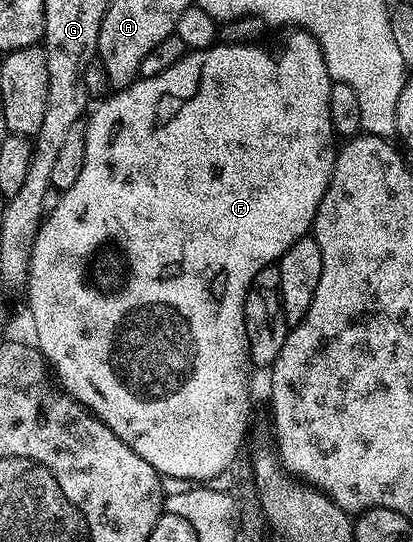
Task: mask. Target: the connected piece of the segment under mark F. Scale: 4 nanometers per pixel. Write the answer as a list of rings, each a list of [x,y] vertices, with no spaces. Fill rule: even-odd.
[[[298,28],[292,29],[288,34],[291,35],[276,50],[262,50],[259,46],[222,46],[222,44],[216,44],[209,47],[208,50],[190,51],[184,54],[180,62],[173,64],[173,68],[165,68],[165,72],[161,72],[157,76],[139,78],[130,86],[116,89],[110,96],[103,98],[96,105],[99,107],[96,110],[94,107],[86,119],[85,164],[81,168],[81,176],[77,176],[73,188],[64,190],[58,195],[59,203],[56,206],[54,203],[50,207],[49,213],[44,217],[43,225],[39,227],[37,232],[37,240],[33,244],[25,295],[27,294],[27,302],[31,305],[31,322],[35,325],[36,340],[34,339],[34,341],[37,343],[38,349],[42,350],[43,357],[47,359],[58,385],[76,402],[87,407],[96,418],[100,418],[130,450],[137,452],[137,456],[141,456],[141,460],[148,462],[162,477],[184,477],[205,484],[211,477],[217,476],[219,472],[236,465],[235,457],[238,456],[239,449],[243,446],[243,437],[247,434],[247,417],[251,414],[251,382],[247,379],[251,357],[247,351],[247,333],[243,319],[245,296],[247,289],[251,287],[251,275],[256,274],[262,267],[272,265],[282,256],[283,251],[291,247],[299,238],[308,237],[309,231],[315,224],[315,213],[321,204],[321,196],[325,196],[325,188],[331,179],[333,161],[331,138],[333,139],[333,131],[330,118],[330,90],[332,80],[317,39],[307,31]]]

